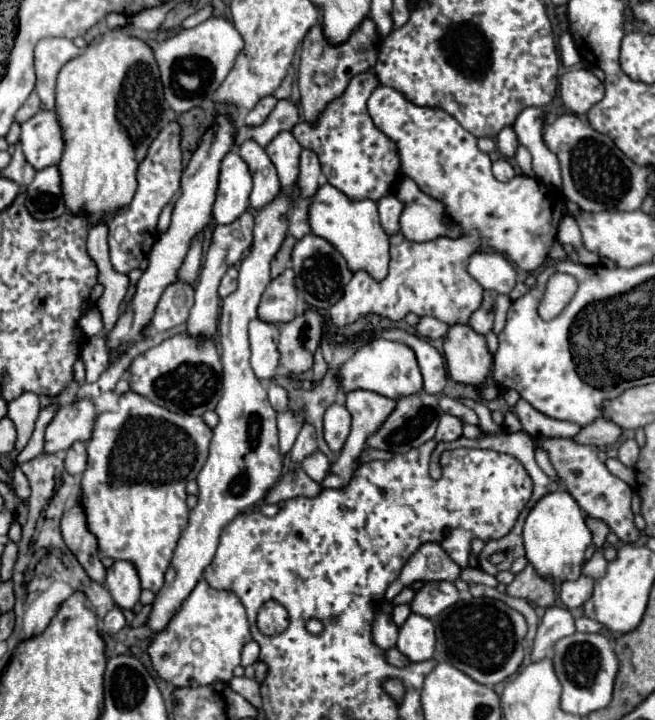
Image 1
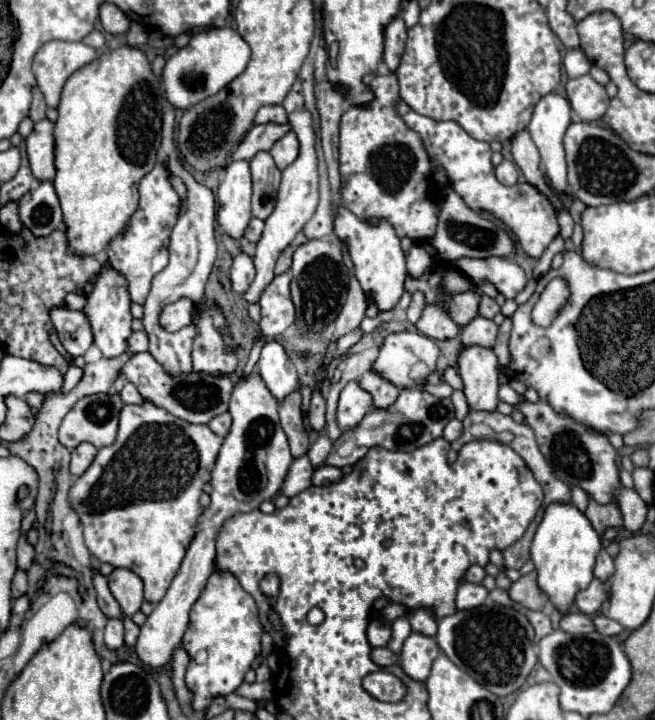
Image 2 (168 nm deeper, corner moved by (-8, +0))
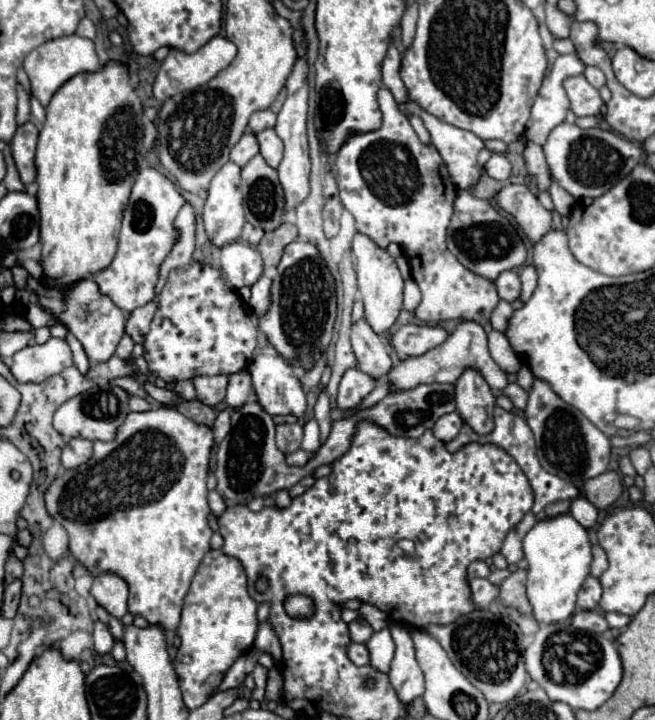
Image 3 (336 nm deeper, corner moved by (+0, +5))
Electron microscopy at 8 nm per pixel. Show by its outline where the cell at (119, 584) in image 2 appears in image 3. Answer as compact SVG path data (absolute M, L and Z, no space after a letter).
M103 572L95 576L91 594L97 600L97 604L101 604L111 616L123 618L123 614L127 614L129 586L121 576L111 572Z

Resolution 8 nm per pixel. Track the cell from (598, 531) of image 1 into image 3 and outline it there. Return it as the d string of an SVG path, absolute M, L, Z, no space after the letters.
M603 472L583 484L583 496L599 510L607 510L623 492L621 476L617 472Z

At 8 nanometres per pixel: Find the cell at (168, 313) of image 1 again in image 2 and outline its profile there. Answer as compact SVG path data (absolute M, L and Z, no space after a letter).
M179 299L171 305L165 305L161 315L159 315L159 325L167 331L179 331L181 327L187 327L193 323L193 301L189 299Z

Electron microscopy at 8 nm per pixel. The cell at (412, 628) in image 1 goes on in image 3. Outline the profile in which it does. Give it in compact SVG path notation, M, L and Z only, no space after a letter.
M391 626L395 640L395 656L389 668L389 680L403 702L411 702L423 694L423 672L415 658L415 646L405 626Z

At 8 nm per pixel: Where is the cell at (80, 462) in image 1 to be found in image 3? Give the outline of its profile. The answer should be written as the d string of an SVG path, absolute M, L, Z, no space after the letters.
M73 438L71 442L67 442L67 446L63 448L61 454L61 464L69 470L69 468L77 468L79 464L87 462L91 458L93 452L93 442L85 440L85 438Z

